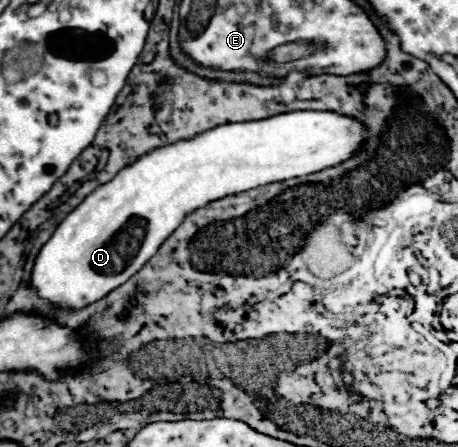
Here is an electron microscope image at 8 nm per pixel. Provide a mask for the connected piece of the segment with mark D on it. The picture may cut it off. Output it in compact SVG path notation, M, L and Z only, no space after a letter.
M286 112L264 120L222 124L186 140L154 148L134 164L122 168L116 178L88 194L54 230L34 260L30 288L44 300L66 310L86 308L114 288L130 280L162 246L162 242L184 222L184 218L206 204L230 194L240 194L272 182L306 176L340 164L362 146L362 124L338 112Z

